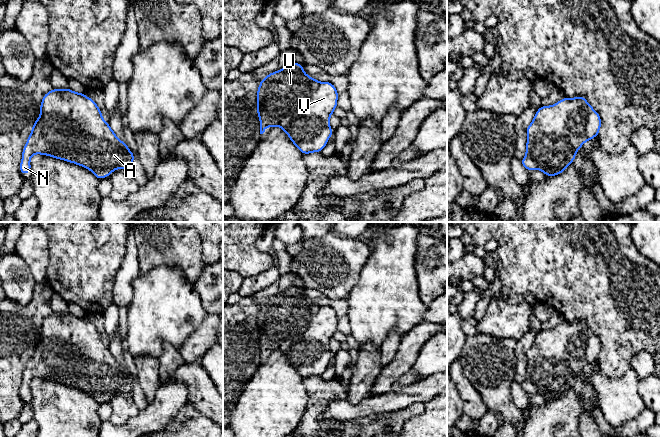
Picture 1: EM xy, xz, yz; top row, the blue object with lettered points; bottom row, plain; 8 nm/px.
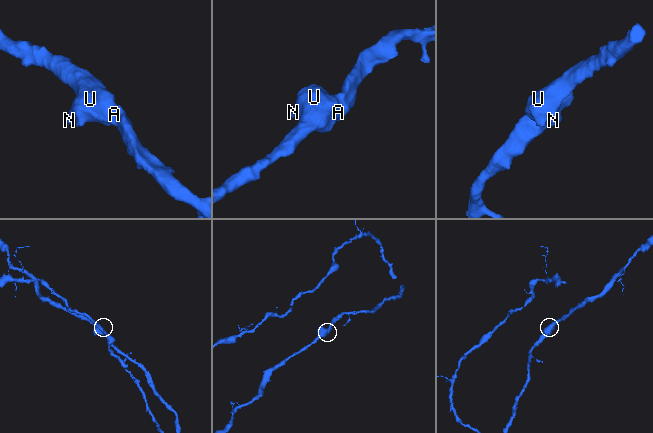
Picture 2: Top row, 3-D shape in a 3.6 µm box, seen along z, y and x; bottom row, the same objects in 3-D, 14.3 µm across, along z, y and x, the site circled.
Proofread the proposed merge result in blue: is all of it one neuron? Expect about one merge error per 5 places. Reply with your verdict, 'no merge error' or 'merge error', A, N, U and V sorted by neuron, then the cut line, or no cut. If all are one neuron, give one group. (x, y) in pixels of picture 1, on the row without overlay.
no merge error; groups A N U V; cut none

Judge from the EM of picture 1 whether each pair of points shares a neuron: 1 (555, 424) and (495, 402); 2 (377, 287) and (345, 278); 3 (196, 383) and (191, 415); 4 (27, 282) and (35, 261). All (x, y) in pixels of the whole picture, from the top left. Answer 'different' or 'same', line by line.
1: different
2: different
3: different
4: different

